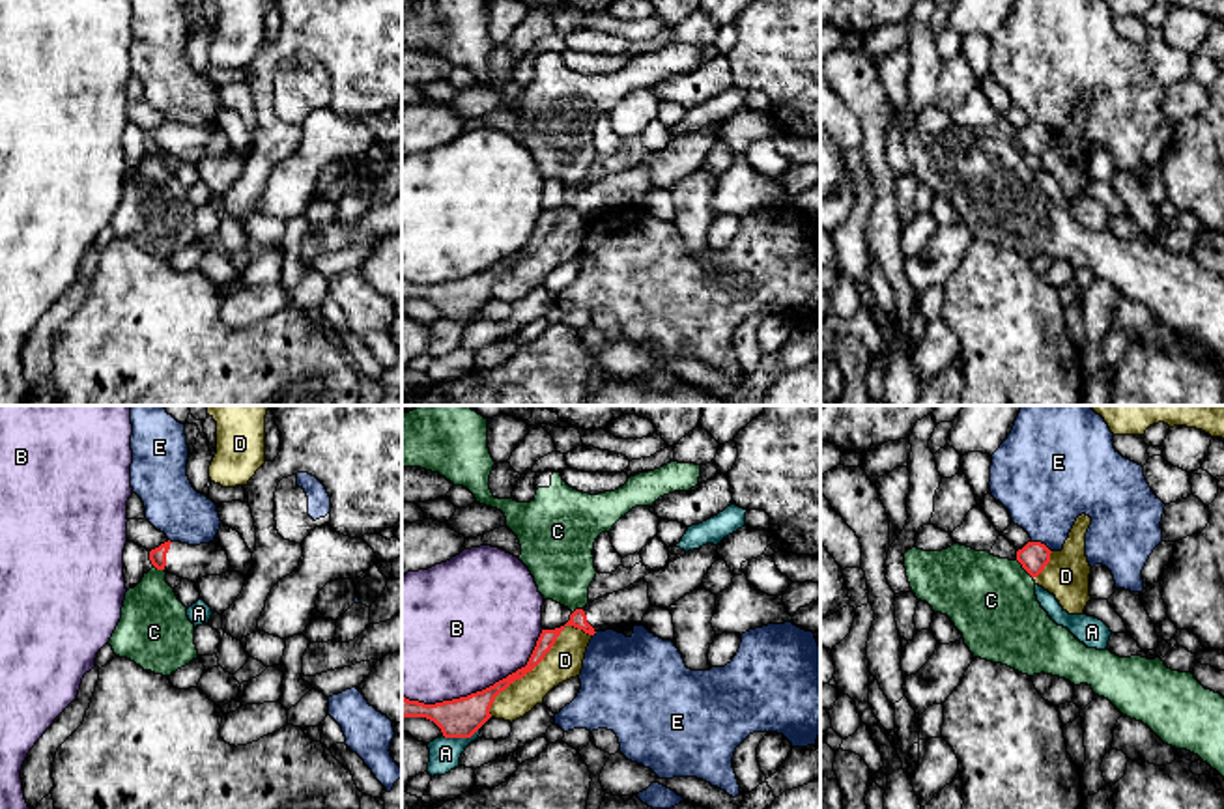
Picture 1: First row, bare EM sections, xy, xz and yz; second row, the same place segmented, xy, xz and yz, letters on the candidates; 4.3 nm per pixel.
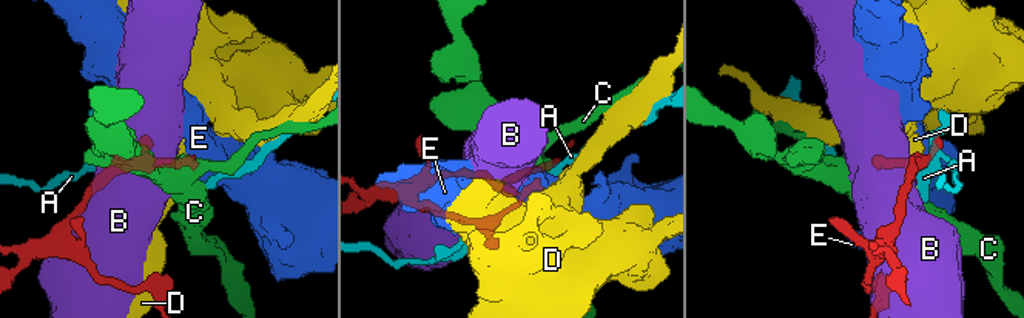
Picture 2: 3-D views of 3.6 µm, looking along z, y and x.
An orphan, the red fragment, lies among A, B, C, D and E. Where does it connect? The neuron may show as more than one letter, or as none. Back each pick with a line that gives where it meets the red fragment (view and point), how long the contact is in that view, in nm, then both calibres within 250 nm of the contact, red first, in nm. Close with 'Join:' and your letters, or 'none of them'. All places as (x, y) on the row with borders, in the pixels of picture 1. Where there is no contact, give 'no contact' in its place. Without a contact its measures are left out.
Join: none of them

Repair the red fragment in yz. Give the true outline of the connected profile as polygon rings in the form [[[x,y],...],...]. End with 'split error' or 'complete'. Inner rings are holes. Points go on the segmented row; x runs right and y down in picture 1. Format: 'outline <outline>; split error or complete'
outline [[[1028,542],[1022,549],[1017,551],[1017,561],[1032,577],[1037,577],[1050,562],[1050,553],[1052,551],[1045,544]]]; complete

